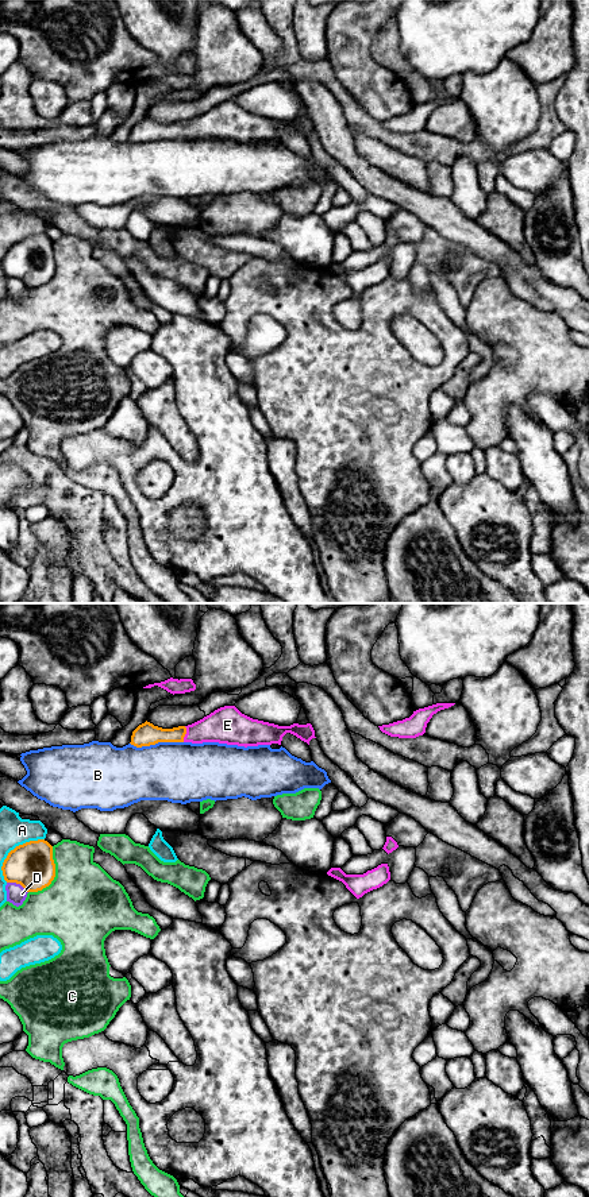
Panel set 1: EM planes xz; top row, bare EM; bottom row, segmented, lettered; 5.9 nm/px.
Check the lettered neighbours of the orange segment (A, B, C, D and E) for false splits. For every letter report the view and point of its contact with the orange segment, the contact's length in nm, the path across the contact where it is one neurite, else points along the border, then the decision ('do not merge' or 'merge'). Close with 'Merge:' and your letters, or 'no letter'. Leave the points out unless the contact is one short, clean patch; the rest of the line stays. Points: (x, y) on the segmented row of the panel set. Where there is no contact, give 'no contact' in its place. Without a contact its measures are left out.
A: xz (11, 850) | 340 nm | do not merge
B: xz (156, 742) | 320 nm | do not merge
C: xz (54, 876) | 320 nm | do not merge
D: xz (18, 883) | 140 nm | do not merge
E: xz (185, 733) | 100 nm | across xz (146, 734), (185, 733), (197, 733), (226, 725) | merge
Merge: E

